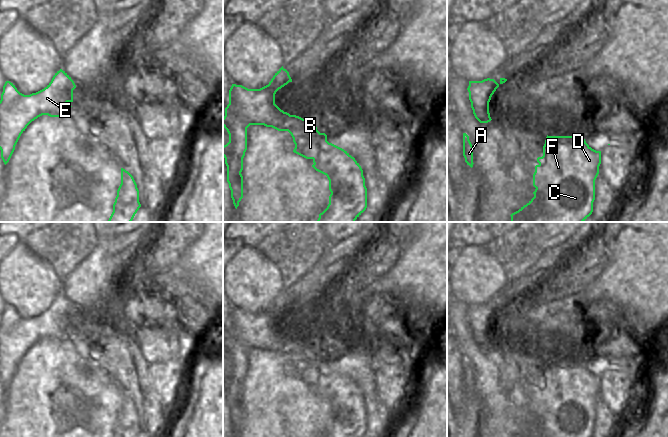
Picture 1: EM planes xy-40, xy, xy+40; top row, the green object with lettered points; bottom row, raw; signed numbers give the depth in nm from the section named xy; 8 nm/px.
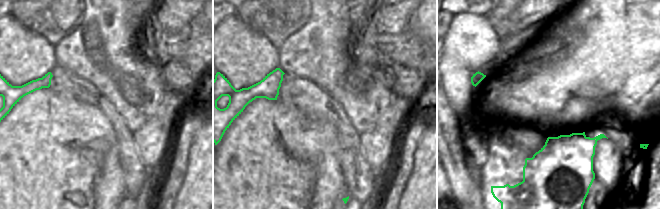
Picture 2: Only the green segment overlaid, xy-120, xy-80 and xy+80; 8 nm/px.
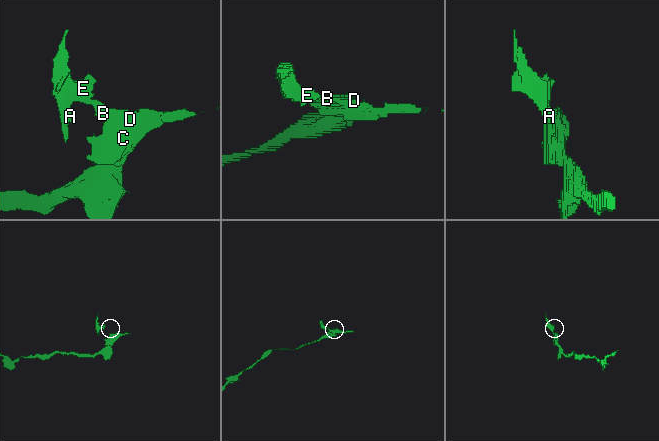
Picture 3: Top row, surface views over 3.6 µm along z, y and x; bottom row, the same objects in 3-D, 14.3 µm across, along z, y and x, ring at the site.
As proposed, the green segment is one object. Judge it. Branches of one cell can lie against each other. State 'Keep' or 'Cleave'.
Cleave

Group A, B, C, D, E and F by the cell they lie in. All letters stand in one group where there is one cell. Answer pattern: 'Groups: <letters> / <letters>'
Groups: A B E / C D F

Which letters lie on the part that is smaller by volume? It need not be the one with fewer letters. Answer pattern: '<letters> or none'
A, B, E

